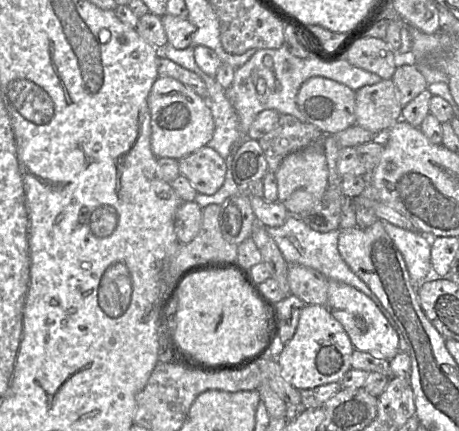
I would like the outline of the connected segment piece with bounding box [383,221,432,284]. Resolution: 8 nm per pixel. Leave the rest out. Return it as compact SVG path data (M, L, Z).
M383 221L384 229L400 251L412 284L423 279L431 270L431 239L415 230L405 230Z

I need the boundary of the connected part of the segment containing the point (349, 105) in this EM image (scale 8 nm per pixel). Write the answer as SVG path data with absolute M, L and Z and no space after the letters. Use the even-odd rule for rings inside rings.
M325 77L305 81L297 105L306 120L325 135L334 135L356 124L356 91Z

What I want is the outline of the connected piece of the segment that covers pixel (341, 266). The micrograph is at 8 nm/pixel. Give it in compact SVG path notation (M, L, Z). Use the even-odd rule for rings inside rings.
M288 215L283 225L279 227L266 227L268 234L276 243L278 249L288 264L297 264L312 268L328 280L334 280L352 286L369 297L381 310L387 319L392 319L389 313L381 305L378 298L370 288L349 268L338 250L338 237L340 229L321 233L307 226L300 217Z

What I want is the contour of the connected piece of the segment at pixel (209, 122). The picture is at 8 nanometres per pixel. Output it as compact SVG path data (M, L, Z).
M158 76L149 96L151 149L156 157L176 160L207 146L214 134L214 120L206 100L179 80Z

